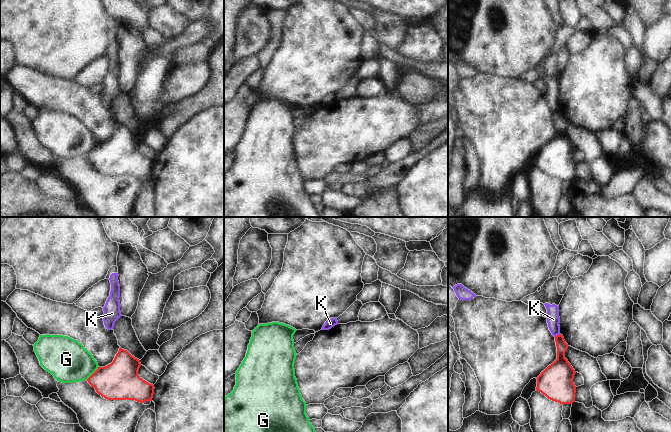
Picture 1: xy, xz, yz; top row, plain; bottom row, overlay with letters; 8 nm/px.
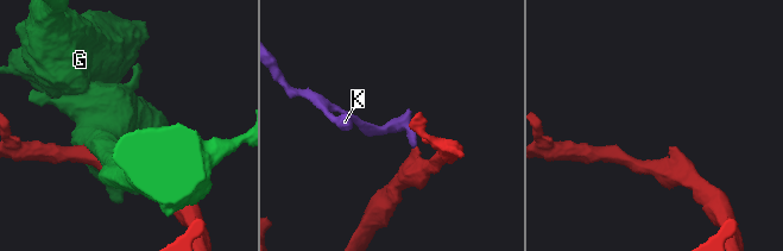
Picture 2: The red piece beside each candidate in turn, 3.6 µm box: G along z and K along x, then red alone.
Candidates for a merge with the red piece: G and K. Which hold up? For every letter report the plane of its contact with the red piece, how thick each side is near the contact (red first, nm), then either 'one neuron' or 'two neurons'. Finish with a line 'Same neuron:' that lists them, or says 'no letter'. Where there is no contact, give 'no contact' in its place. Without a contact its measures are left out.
G: contact in xy; calibres 300 and 340 nm; two neurons
K: contact in yz; calibres 140 and 110 nm; two neurons
Same neuron: no letter

